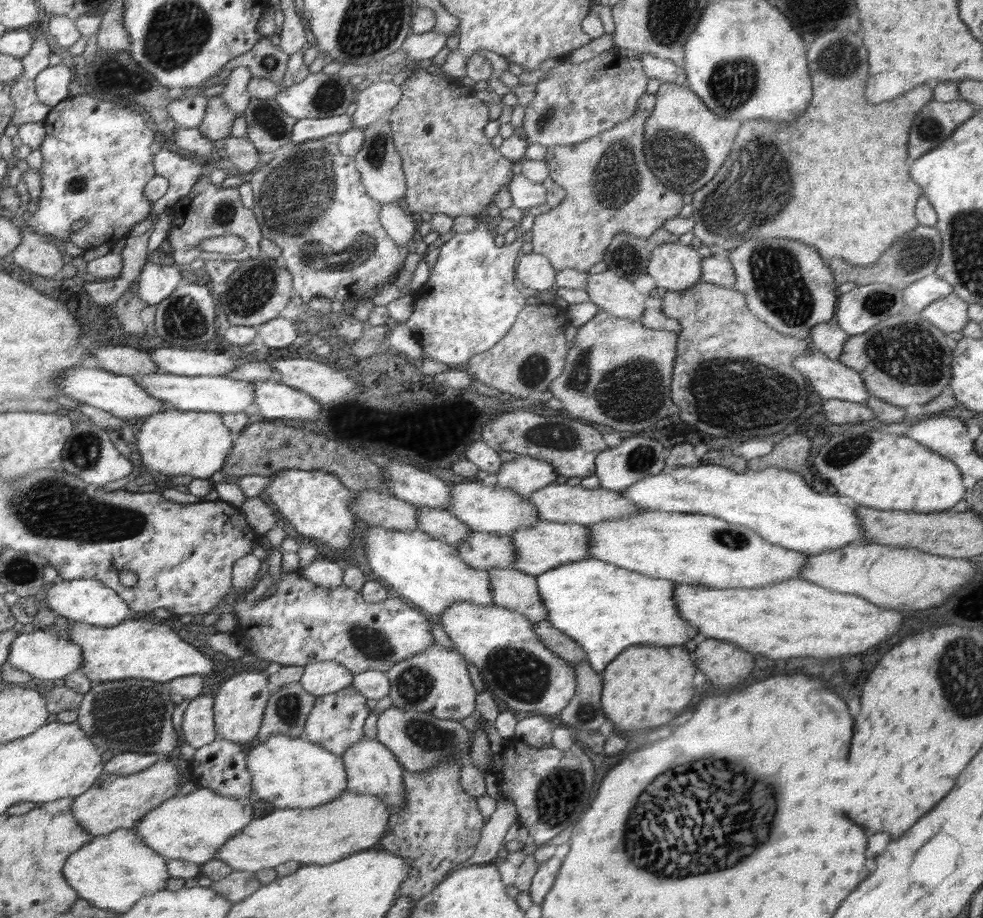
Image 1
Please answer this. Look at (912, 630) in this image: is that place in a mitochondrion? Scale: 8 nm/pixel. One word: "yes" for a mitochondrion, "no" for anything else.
no

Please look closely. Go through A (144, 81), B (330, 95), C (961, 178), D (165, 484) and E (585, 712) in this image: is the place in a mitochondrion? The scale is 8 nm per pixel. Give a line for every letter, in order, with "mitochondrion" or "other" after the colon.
A: mitochondrion
B: mitochondrion
C: other
D: other
E: mitochondrion

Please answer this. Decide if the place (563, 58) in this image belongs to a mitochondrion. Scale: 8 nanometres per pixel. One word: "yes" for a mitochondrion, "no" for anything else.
no

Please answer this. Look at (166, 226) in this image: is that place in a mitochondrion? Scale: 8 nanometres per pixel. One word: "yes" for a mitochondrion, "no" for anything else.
no

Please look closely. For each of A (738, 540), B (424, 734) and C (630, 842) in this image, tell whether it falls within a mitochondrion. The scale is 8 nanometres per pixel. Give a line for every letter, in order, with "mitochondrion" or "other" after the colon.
A: other
B: mitochondrion
C: mitochondrion

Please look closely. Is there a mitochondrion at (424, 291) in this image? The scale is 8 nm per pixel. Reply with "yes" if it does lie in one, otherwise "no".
no

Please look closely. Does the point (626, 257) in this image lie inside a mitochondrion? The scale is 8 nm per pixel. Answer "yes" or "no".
yes

